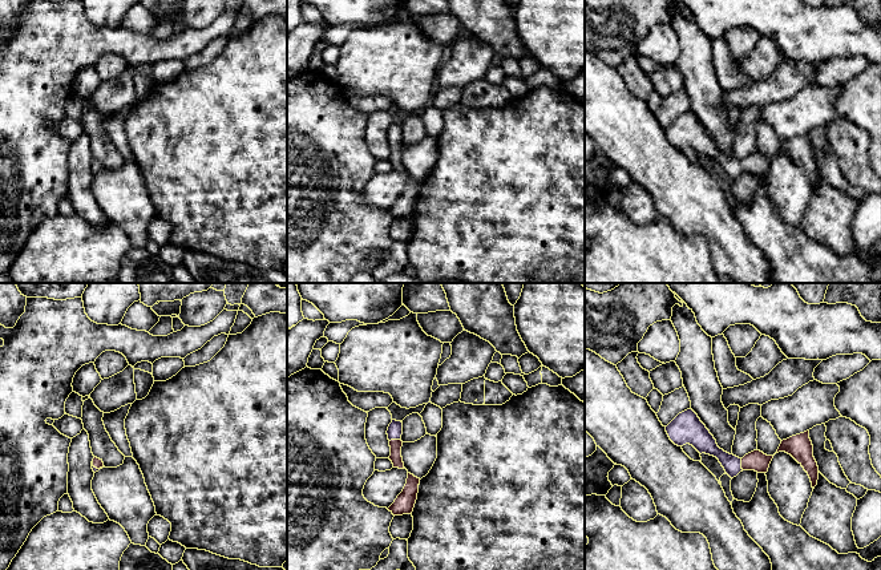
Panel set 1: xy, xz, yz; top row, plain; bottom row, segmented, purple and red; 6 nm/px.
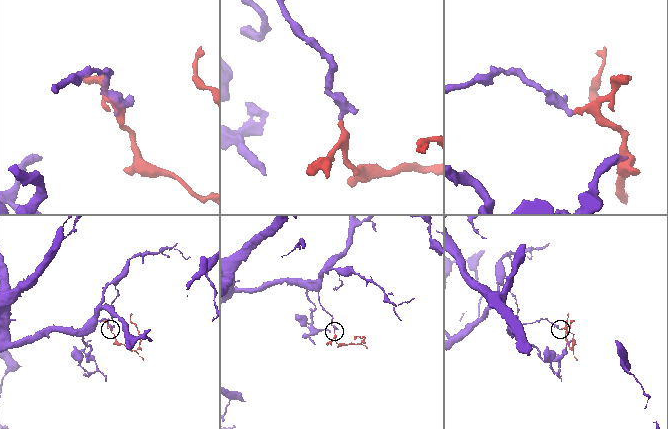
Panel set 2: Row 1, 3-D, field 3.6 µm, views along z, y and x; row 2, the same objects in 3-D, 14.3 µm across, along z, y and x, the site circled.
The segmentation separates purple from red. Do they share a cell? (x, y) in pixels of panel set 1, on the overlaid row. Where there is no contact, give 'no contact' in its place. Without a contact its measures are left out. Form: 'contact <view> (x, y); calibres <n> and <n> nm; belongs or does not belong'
contact xz (395, 439); calibres 90 and 70 nm; belongs

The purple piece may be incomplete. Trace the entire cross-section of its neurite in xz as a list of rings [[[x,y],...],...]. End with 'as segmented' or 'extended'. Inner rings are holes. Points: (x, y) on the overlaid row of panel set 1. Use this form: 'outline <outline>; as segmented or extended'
outline [[[392,420],[387,430],[389,446],[391,446],[391,456],[389,460],[393,464],[393,468],[405,469],[403,457],[401,457],[401,434],[403,434],[403,423]]]; extended

